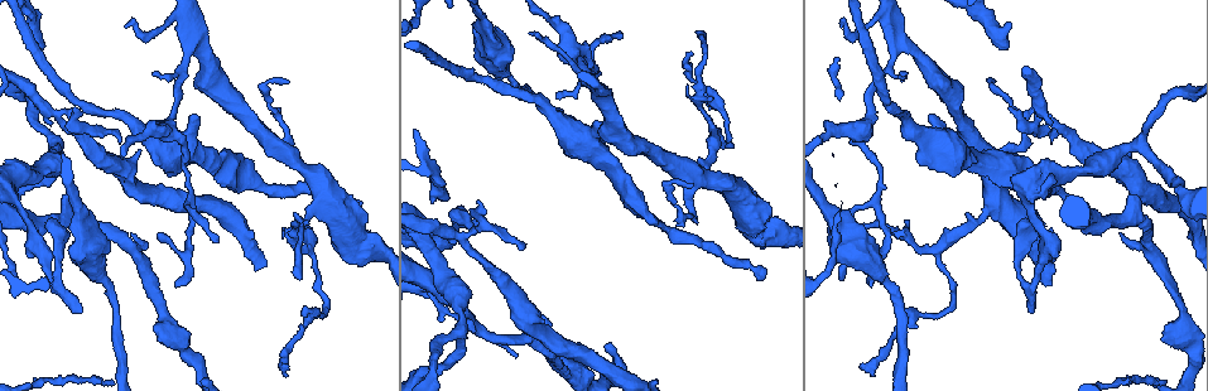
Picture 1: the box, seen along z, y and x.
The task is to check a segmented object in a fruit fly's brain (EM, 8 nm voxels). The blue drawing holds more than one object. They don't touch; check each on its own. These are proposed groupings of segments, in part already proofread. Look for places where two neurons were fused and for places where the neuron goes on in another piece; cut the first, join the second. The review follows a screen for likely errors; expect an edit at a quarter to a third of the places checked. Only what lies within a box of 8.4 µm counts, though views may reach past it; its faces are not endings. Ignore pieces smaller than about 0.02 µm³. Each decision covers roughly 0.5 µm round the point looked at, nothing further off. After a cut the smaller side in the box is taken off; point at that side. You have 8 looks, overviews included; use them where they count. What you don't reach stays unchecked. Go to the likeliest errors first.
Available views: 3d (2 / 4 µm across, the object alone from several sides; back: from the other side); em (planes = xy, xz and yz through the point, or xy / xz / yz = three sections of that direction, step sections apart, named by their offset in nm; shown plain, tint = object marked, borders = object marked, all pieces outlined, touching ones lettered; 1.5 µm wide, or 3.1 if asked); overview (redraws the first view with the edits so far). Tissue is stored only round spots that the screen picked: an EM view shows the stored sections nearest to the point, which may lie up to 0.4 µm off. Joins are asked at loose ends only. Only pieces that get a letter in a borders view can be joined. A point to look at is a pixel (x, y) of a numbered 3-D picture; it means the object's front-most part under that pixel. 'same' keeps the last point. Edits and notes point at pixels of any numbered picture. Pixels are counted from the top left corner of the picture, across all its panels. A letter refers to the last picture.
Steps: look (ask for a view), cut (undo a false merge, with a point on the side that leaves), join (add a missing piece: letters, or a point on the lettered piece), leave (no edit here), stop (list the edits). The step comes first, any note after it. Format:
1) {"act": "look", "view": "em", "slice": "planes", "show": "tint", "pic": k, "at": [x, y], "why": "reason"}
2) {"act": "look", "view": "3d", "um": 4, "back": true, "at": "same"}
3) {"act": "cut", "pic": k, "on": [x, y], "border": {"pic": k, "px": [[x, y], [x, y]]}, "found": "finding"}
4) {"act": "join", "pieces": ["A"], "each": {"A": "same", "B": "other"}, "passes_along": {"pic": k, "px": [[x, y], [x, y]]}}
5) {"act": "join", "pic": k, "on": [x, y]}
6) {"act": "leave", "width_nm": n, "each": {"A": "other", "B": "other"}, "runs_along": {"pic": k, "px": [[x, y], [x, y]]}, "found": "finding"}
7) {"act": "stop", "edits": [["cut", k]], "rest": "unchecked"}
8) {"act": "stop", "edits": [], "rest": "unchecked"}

{"act": "look", "view": "em", "slice": "yz", "step": 8, "show": "tint", "pic": 1, "at": [844, 24], "why": "branch stops here"}

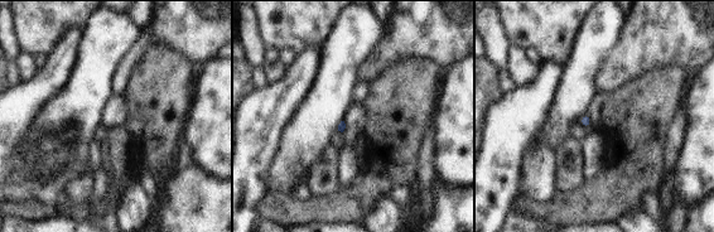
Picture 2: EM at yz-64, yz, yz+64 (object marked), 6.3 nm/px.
{"act": "look", "view": "em", "slice": "xz", "step": 8, "show": "tint", "at": "same", "why": "cut it another way"}

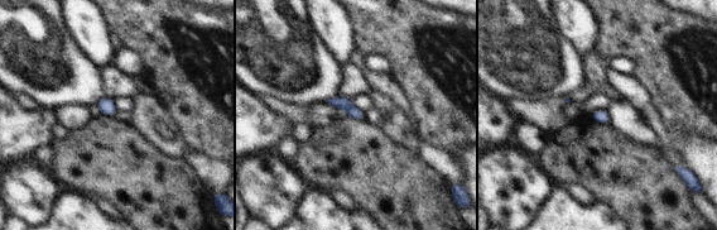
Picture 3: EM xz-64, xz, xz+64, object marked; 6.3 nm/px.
{"act": "look", "view": "em", "slice": "xz", "step": 8, "show": "borders", "at": "same", "why": "what lies round it"}

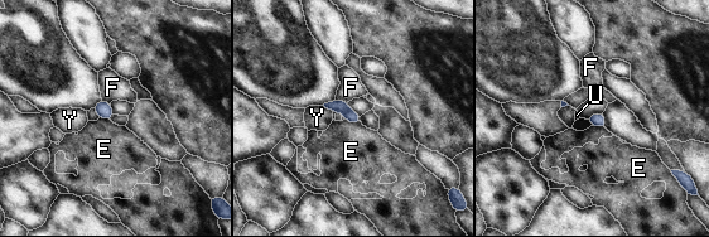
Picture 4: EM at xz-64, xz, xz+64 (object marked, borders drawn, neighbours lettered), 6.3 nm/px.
{"act": "leave", "longest_contact_nm": ["E", 110], "each": {"E": "other", "F": "other", "U": "other", "Y": "other"}, "border": {"pic": 4, "px": [[345, 120], [352, 124], [361, 124]]}, "found": "none of them fits"}

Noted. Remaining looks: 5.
{"act": "look", "view": "em", "slice": "planes", "show": "plain", "pic": 1, "at": [1139, 145], "why": "a fork"}

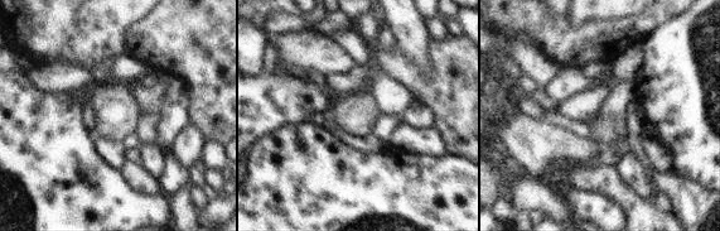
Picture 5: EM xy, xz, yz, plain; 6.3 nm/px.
{"act": "look", "view": "em", "slice": "planes", "show": "tint", "at": "same", "why": "where the object lies"}

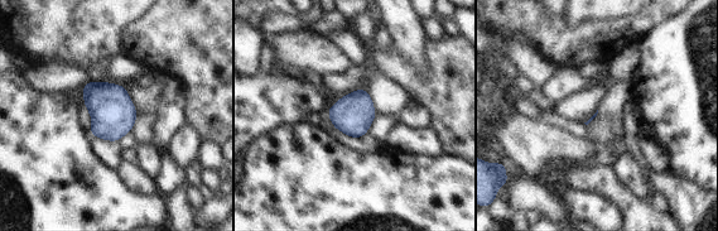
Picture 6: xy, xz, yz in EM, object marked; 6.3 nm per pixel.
{"act": "look", "view": "em", "slice": "planes", "show": "borders", "at": "same", "why": "see the neighbours"}

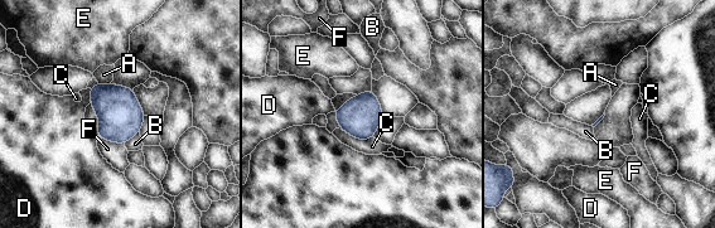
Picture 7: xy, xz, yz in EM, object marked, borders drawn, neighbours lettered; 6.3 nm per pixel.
{"act": "leave", "each": {"A": "other", "B": "other", "C": "other", "D": "other", "E": "other", "F": "other"}, "border": {"pic": 7, "px": [[139, 132], [125, 144]]}, "found": "one neuron here"}

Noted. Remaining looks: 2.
{"act": "look", "view": "em", "slice": "planes", "show": "borders", "pic": 1, "at": [549, 20], "why": "sudden change in width"}

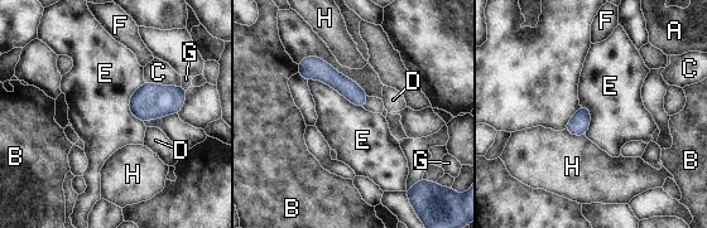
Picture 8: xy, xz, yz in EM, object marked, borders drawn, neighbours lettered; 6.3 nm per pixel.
{"act": "leave", "longest_contact_nm": ["E", 400], "each": {"A": "other", "B": "other", "C": "other", "D": "other", "E": "other", "F": "other", "G": "other", "H": "other"}, "runs_along": {"pic": 8, "px": [[303, 63], [340, 82], [361, 103]]}, "found": "one neuron here"}

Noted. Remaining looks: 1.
{"act": "stop", "edits": [], "rest": "unchecked"}

